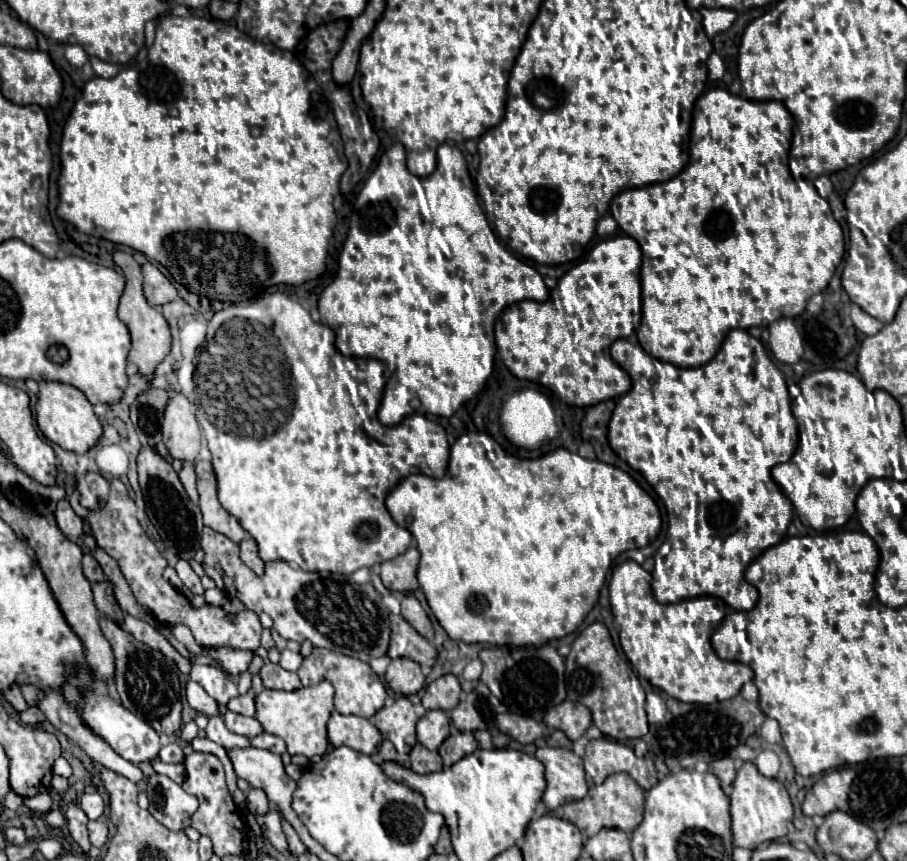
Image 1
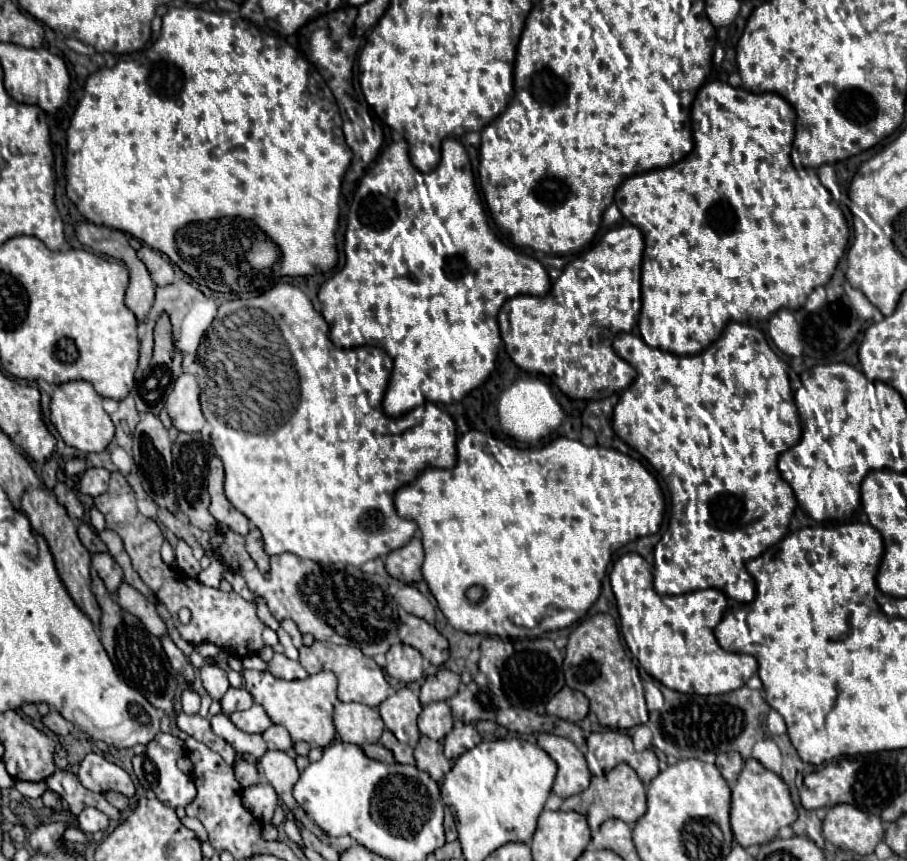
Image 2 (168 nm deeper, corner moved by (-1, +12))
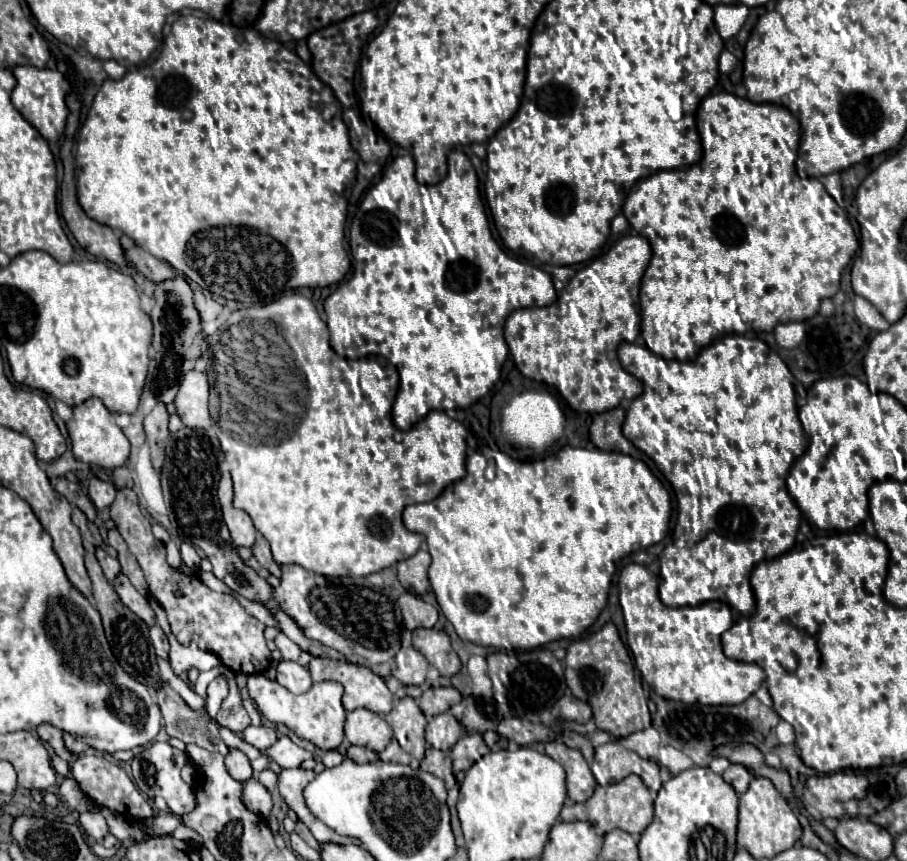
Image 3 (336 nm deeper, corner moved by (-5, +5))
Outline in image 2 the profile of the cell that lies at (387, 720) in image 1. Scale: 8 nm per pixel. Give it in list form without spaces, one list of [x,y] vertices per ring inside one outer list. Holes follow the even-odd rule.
[[[402,687],[392,697],[388,697],[378,709],[386,727],[396,735],[396,739],[404,745],[416,747],[420,739],[416,719],[422,711],[418,697],[408,687]]]

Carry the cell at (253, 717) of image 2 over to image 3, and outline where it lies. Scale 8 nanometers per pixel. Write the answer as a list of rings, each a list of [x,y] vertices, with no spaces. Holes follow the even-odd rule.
[[[260,724],[260,726],[248,726],[244,732],[242,732],[242,740],[246,740],[248,744],[252,744],[254,748],[258,748],[258,750],[268,750],[274,742],[276,742],[276,738],[278,738],[278,734],[276,734],[276,730],[274,728],[270,728],[270,726],[264,726],[264,724]]]

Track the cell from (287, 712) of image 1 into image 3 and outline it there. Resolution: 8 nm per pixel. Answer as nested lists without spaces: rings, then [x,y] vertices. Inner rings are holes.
[[[264,674],[248,676],[248,694],[256,702],[258,712],[274,724],[288,726],[298,738],[312,742],[320,750],[336,750],[344,740],[344,706],[342,706],[342,685],[338,682],[316,682],[306,694],[292,694]]]

